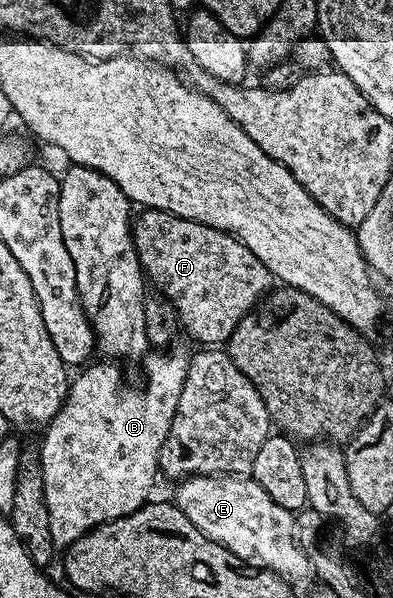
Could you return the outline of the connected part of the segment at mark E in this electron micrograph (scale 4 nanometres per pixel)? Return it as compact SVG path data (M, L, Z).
M243 474L188 476L178 481L173 502L213 542L223 544L244 565L268 568L296 582L312 571L311 561L297 539L297 520L285 506L277 506L256 480Z

